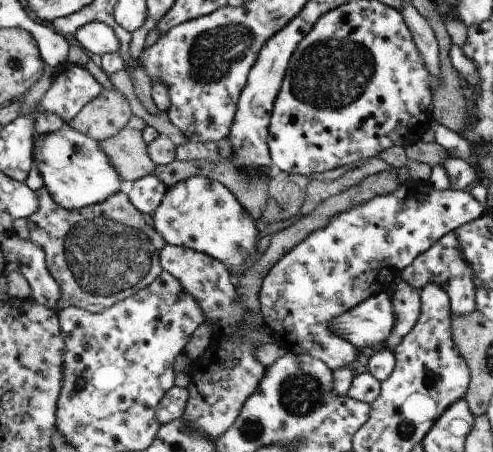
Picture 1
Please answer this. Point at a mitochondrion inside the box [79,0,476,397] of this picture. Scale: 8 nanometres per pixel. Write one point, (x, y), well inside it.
(326, 73)

